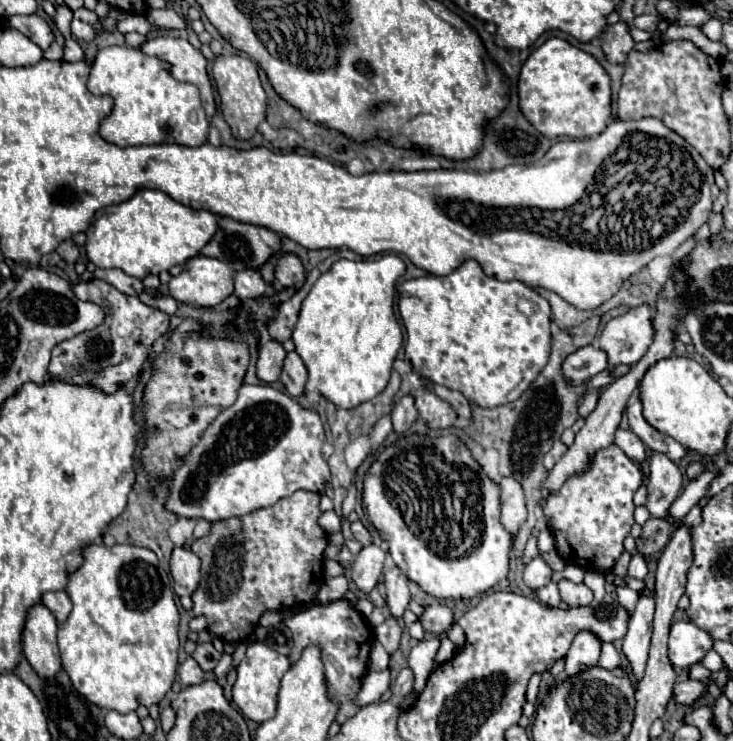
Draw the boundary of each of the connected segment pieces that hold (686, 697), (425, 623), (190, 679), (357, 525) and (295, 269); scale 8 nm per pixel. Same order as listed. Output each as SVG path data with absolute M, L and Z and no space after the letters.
M677 680L673 686L673 698L679 706L691 706L695 700L699 700L707 692L707 682L703 680Z
M435 604L435 606L427 606L419 618L423 630L427 634L433 634L433 636L441 636L445 634L451 624L453 624L453 610L445 604Z
M187 658L181 666L179 666L179 678L185 686L193 686L193 684L199 684L203 682L203 676L205 672L201 670L201 666L193 660L193 658Z
M359 520L351 522L351 532L353 532L355 540L359 540L363 546L367 546L367 544L371 542L371 534L367 532L367 528L365 528L365 526L363 526Z
M285 254L279 258L275 268L275 280L283 288L295 288L305 282L305 270L301 260L295 254Z

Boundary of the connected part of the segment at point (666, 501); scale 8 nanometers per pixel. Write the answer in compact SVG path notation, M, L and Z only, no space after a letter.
M653 454L649 458L649 464L651 464L651 474L647 480L647 490L649 490L647 510L651 512L653 518L665 518L669 514L671 504L679 496L683 474L667 456Z

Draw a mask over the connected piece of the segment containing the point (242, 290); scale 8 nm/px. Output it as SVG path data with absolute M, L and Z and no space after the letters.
M243 270L235 274L235 294L241 300L255 300L267 294L267 284L263 282L259 272Z

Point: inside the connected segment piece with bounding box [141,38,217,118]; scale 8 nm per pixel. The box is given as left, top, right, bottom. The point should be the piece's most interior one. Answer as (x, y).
(188, 64)

